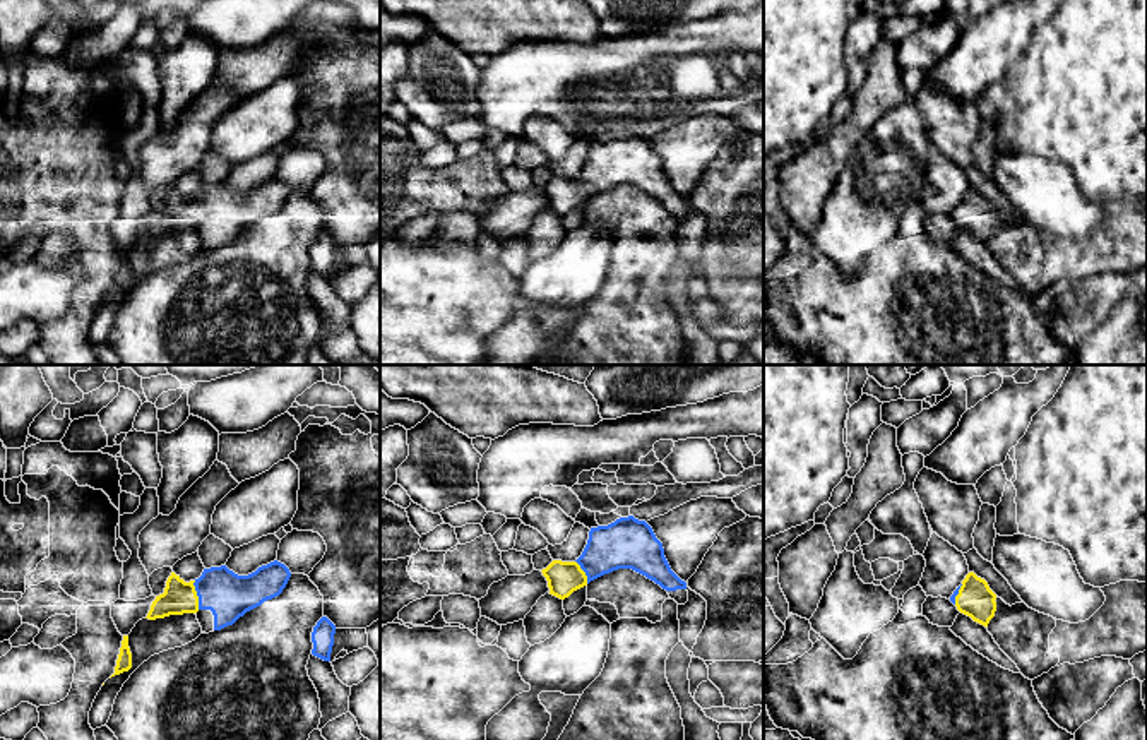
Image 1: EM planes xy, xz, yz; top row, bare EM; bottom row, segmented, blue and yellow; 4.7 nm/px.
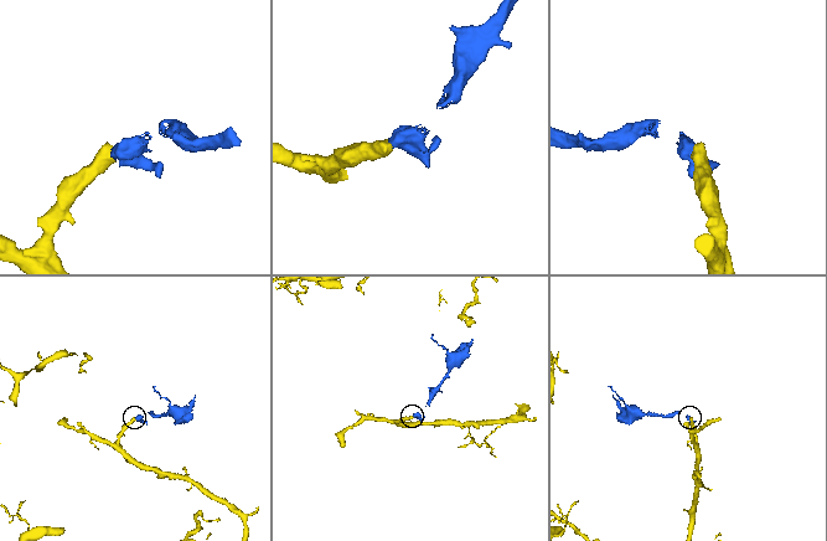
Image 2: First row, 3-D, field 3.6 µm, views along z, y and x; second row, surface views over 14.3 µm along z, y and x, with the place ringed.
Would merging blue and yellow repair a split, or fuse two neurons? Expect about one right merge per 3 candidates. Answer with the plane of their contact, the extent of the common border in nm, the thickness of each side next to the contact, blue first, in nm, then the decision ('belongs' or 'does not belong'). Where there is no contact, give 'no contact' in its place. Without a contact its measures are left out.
meets blue in xy; contact 140 nm long; 220 nm thick on the blue side, 150 nm on the other; belongs

